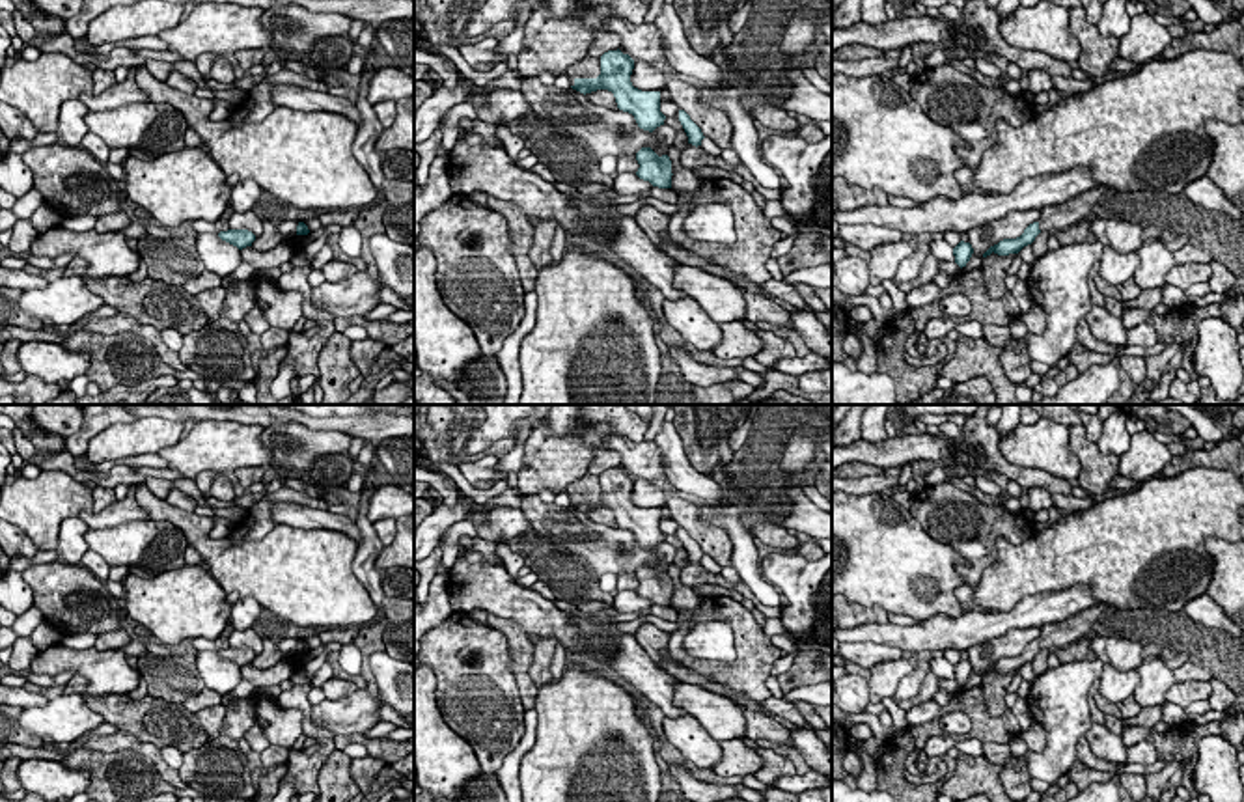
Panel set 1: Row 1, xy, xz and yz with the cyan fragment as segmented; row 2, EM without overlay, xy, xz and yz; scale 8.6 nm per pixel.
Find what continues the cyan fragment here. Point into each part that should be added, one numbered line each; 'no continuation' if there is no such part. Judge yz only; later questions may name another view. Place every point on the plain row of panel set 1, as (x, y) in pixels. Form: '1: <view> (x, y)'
1: yz (1058, 635)

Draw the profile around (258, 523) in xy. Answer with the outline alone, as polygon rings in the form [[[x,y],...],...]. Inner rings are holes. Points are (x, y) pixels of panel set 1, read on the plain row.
[[[280,489],[278,492],[265,494],[259,502],[256,502],[242,522],[233,524],[229,532],[229,539],[233,541],[261,541],[272,528],[272,505],[278,502],[298,504],[311,509],[328,509],[328,504],[323,498],[311,498],[308,494],[300,494],[293,489]]]

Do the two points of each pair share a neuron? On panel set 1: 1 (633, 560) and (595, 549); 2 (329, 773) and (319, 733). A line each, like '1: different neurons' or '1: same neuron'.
1: same neuron
2: different neurons

